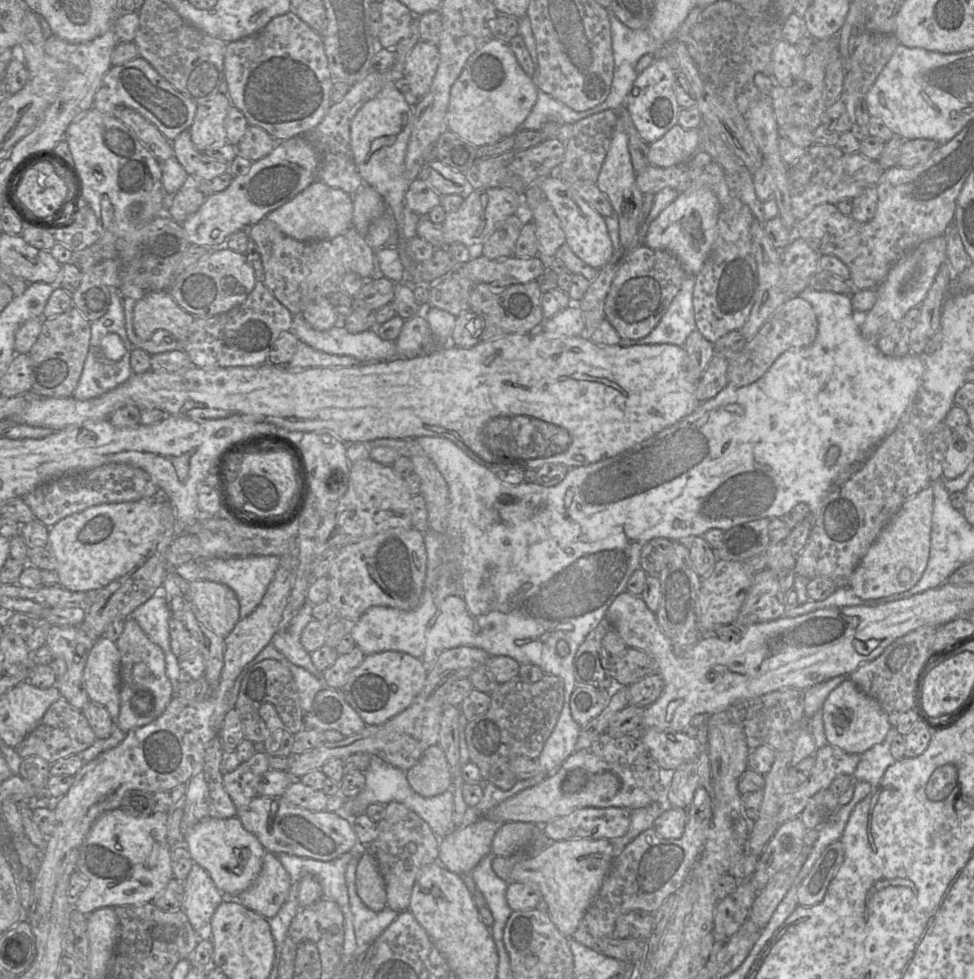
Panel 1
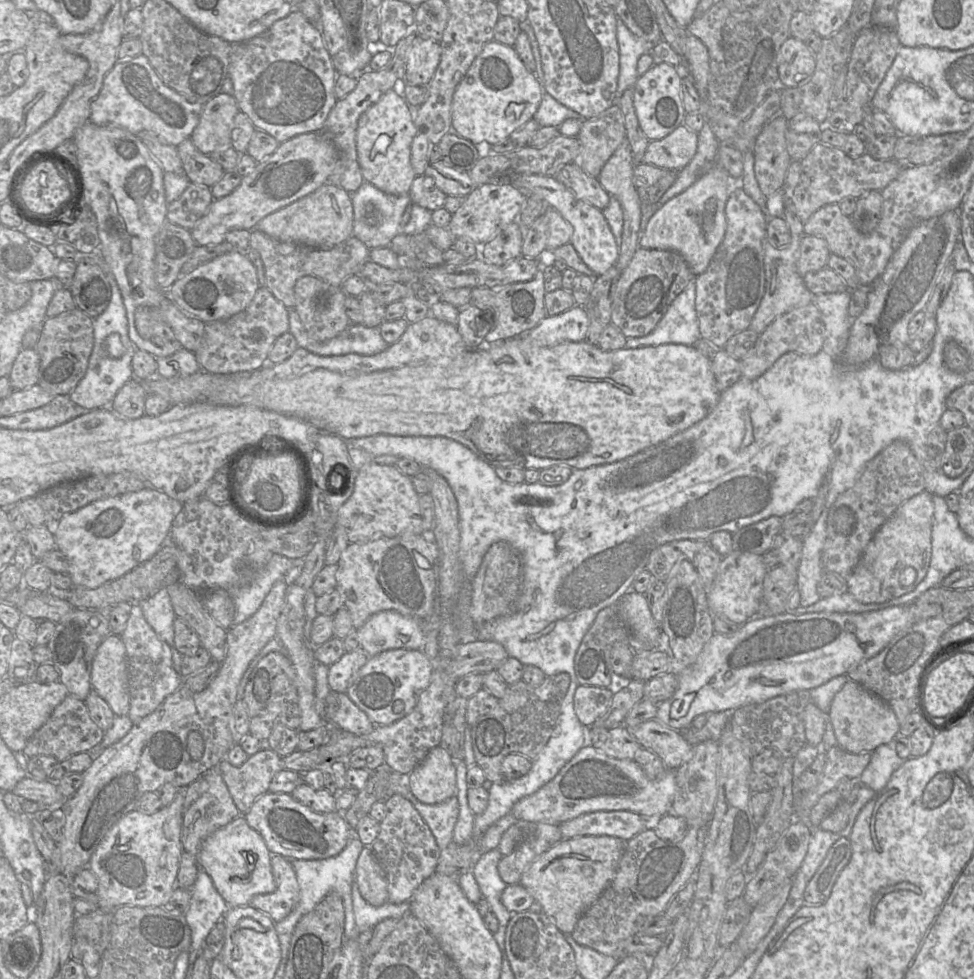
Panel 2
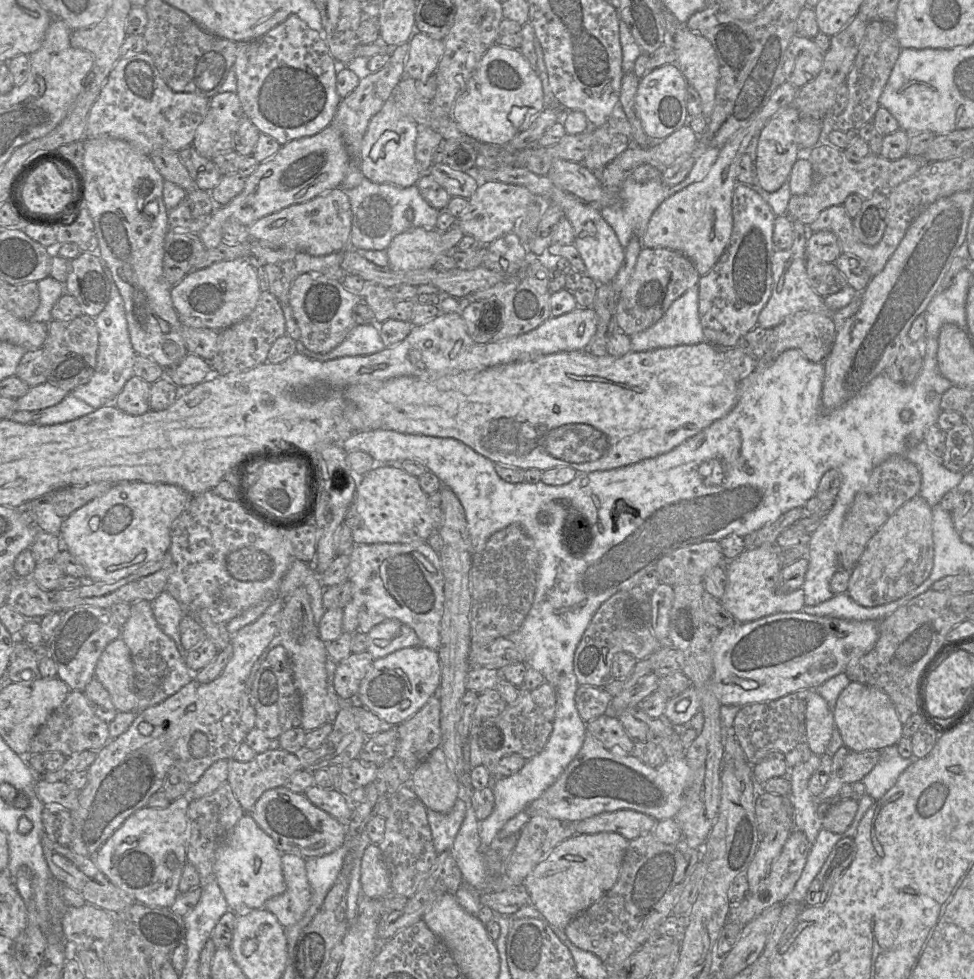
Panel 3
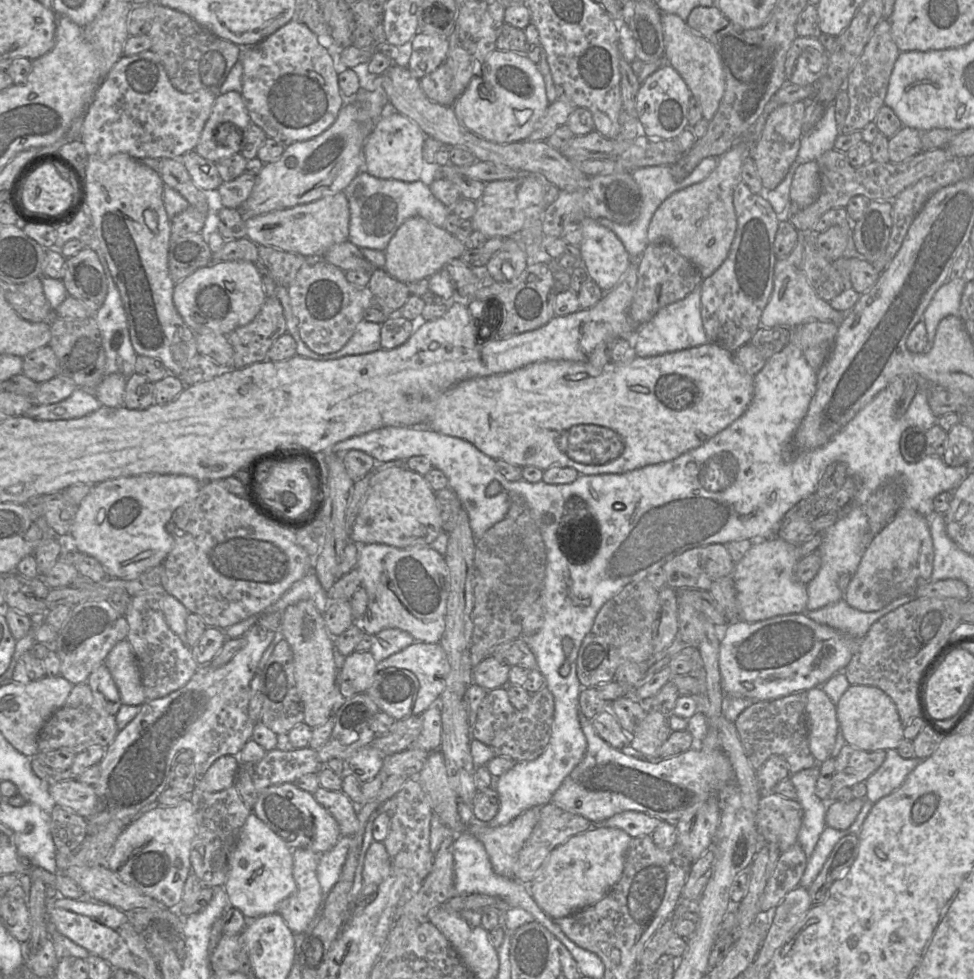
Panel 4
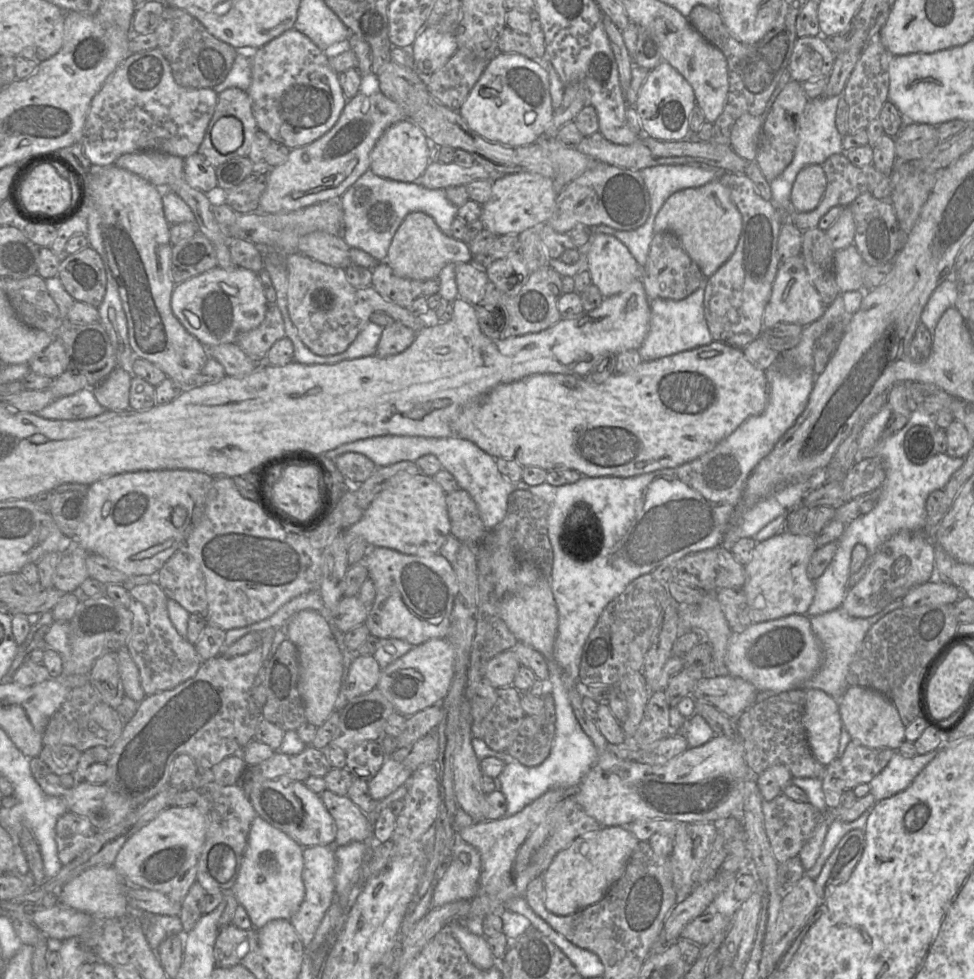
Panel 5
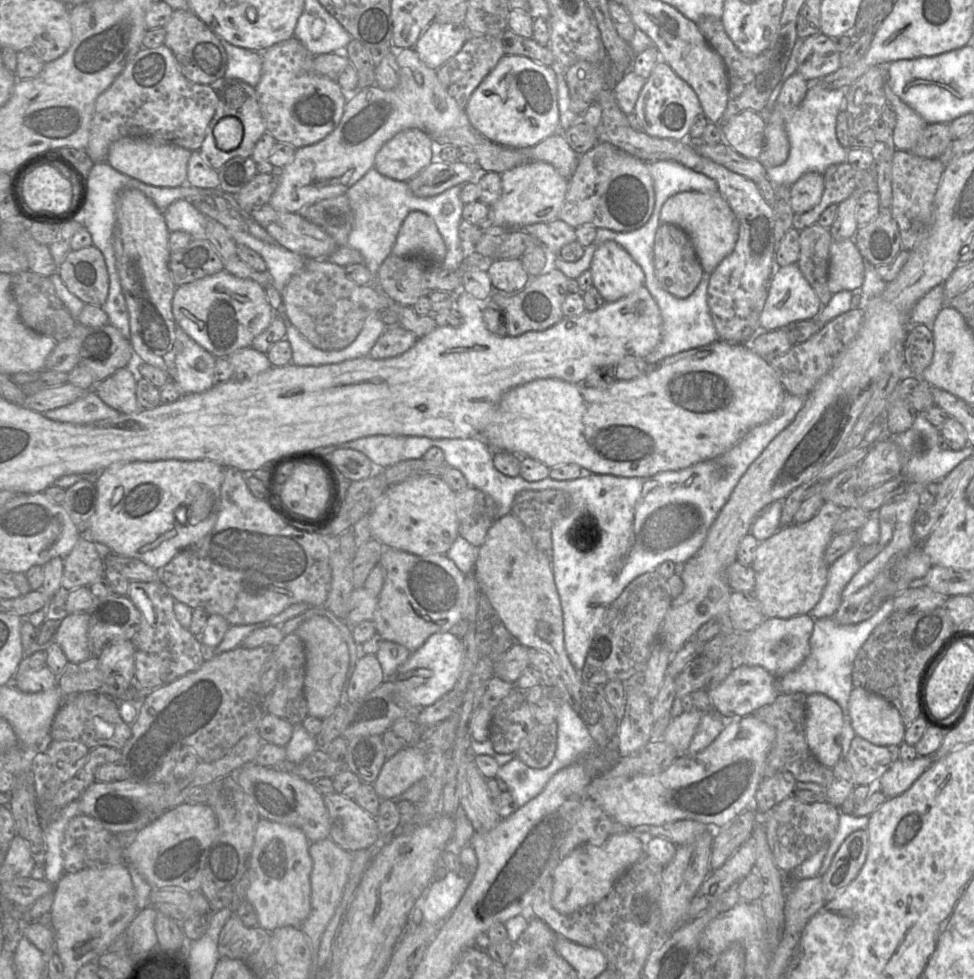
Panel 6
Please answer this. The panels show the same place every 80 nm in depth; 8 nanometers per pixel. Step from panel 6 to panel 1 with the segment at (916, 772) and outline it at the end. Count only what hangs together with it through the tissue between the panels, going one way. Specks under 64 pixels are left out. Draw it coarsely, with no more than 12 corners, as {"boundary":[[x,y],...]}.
{"boundary":[[898,732],[861,754],[853,779],[877,785],[896,762],[890,748]]}

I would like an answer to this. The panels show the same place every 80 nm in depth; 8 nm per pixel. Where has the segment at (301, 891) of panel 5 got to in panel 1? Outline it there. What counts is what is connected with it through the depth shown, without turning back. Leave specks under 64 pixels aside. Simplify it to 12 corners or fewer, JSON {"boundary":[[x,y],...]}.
{"boundary":[[205,818],[183,844],[234,898],[266,853],[239,818]]}

